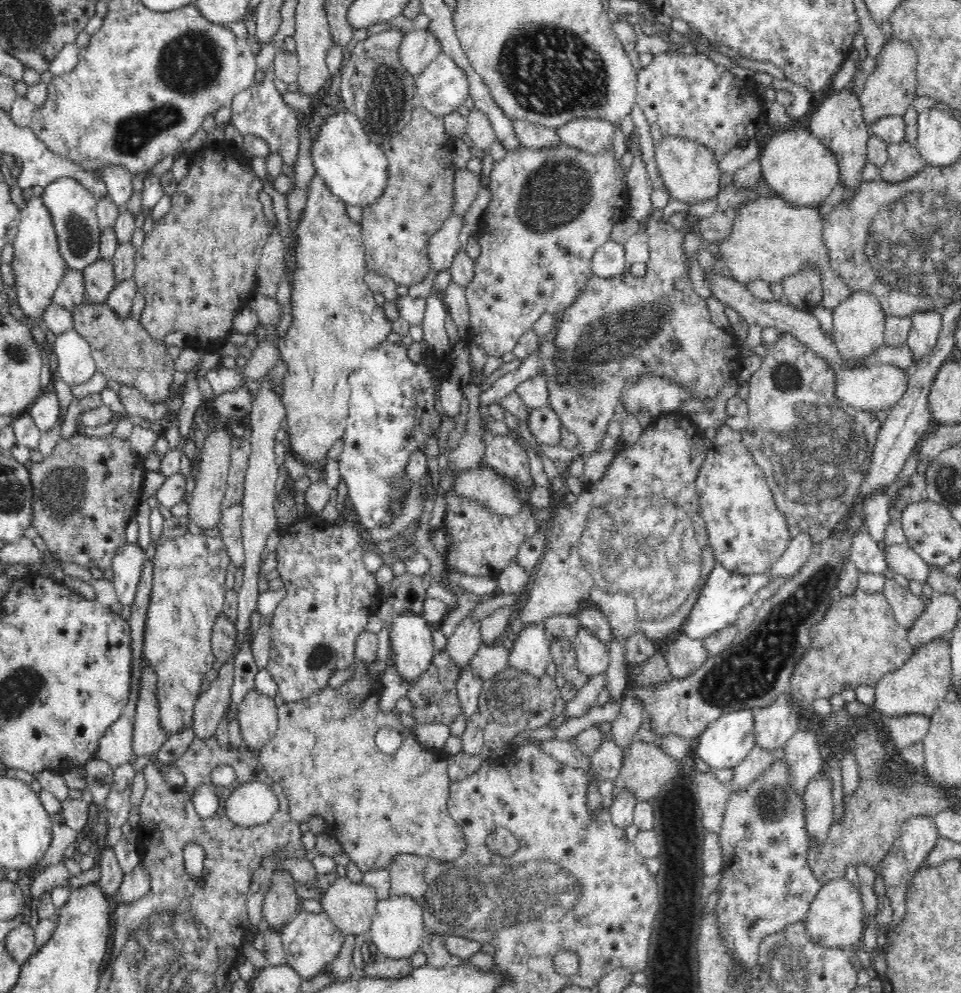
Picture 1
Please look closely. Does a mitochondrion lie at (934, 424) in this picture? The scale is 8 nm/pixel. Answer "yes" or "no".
no

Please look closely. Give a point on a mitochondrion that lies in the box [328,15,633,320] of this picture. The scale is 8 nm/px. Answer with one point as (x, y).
(548, 70)

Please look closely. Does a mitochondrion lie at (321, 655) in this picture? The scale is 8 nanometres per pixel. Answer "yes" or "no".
yes

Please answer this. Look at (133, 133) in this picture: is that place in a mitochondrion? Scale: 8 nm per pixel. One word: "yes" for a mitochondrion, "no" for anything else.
yes

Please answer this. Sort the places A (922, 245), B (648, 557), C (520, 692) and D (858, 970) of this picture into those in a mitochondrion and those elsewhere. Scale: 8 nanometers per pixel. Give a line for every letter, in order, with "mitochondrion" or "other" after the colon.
A: mitochondrion
B: mitochondrion
C: mitochondrion
D: other

